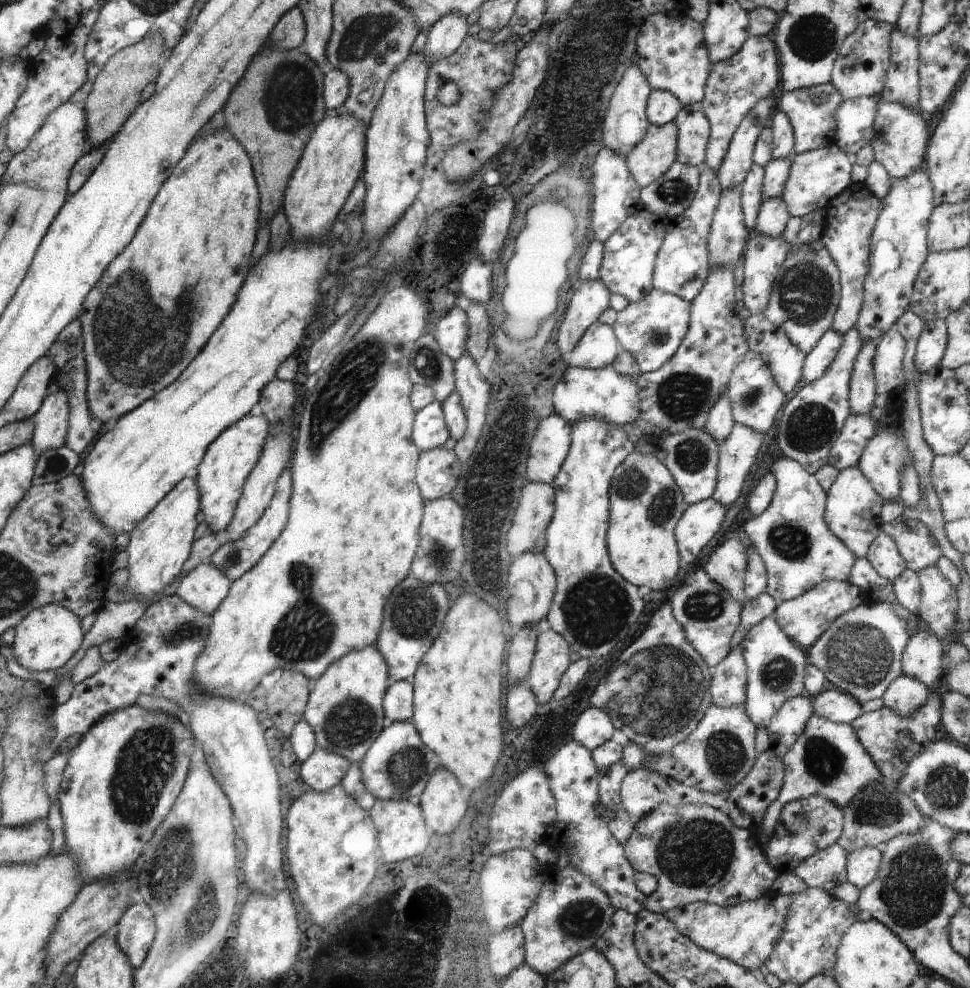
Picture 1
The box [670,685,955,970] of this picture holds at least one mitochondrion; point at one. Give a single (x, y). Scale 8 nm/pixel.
(912, 893)

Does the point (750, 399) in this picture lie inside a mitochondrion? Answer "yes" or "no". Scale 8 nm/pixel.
yes

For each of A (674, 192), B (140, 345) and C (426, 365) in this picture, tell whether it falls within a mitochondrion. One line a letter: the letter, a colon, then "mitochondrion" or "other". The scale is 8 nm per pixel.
A: mitochondrion
B: mitochondrion
C: mitochondrion

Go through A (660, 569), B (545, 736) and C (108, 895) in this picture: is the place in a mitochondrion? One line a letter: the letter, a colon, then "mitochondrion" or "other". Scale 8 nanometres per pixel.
A: other
B: other
C: other

